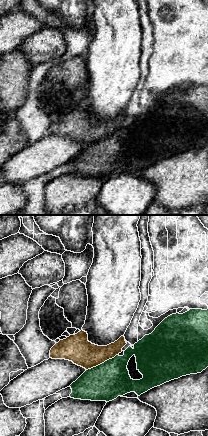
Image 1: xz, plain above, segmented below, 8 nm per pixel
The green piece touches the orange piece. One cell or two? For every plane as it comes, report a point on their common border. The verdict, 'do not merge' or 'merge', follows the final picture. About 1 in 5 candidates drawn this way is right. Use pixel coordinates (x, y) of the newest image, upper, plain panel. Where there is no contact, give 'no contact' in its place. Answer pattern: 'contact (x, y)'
contact (102, 139)

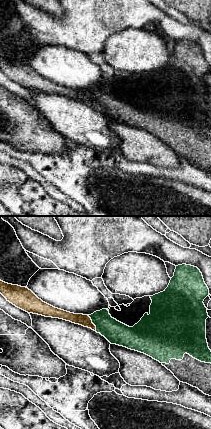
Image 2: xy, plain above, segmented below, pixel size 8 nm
contact (92, 98)

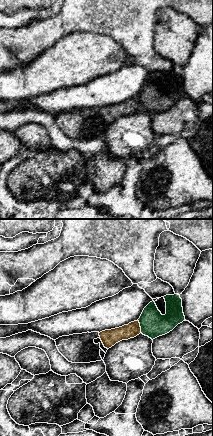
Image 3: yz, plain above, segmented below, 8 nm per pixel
contact (140, 102)

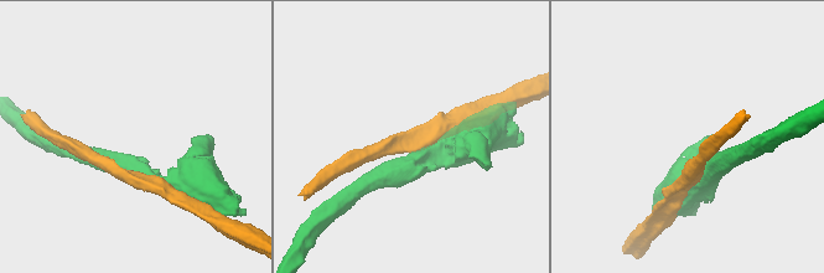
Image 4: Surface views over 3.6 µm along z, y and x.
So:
do not merge

